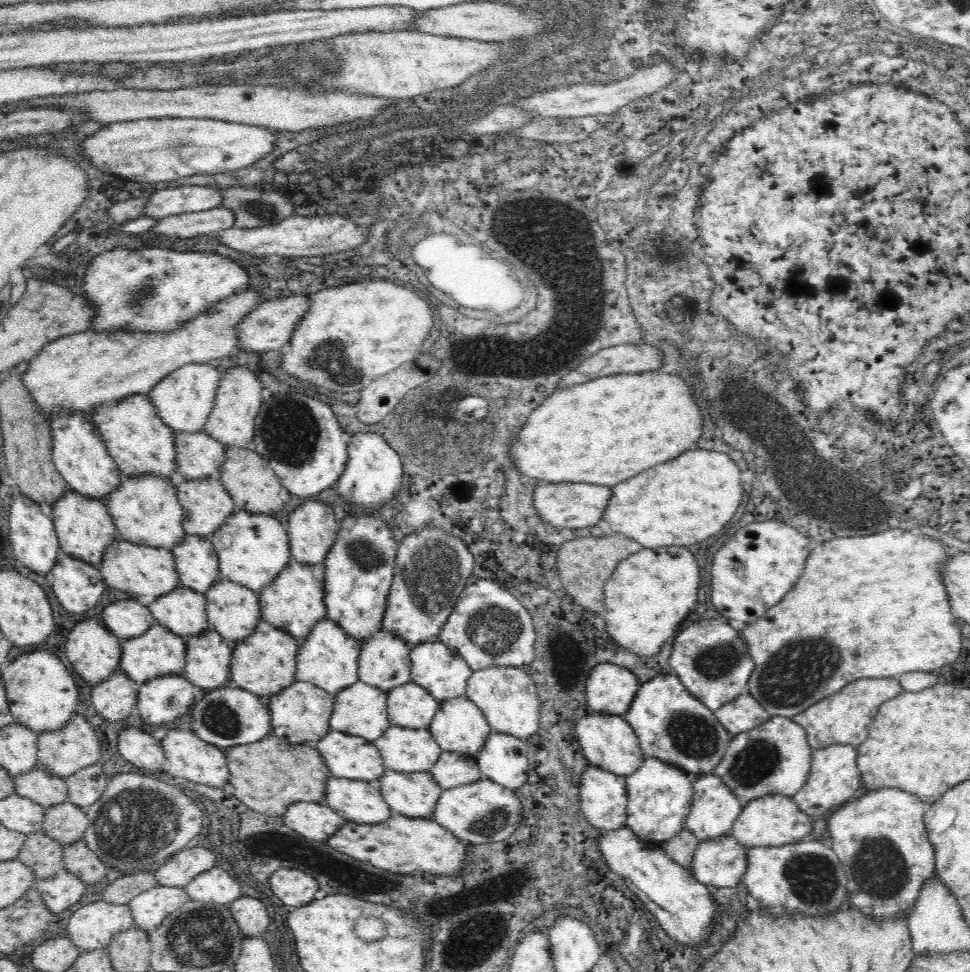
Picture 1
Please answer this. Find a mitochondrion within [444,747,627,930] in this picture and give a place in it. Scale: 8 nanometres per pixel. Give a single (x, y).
(488, 824)

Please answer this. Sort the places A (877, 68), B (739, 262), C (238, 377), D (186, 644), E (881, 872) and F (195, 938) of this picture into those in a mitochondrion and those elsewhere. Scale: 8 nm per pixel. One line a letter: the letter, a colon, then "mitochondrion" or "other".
A: mitochondrion
B: other
C: other
D: other
E: mitochondrion
F: mitochondrion

